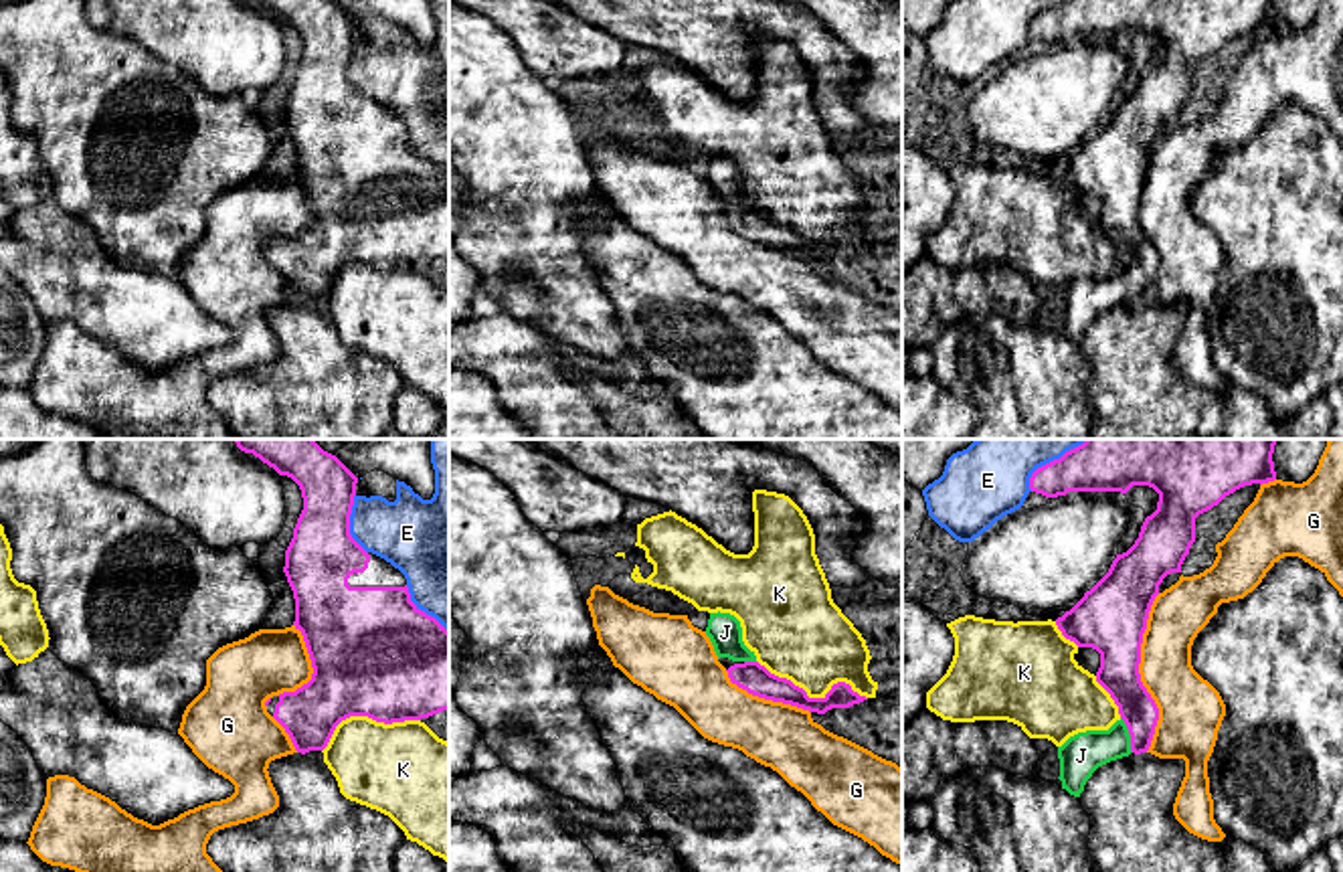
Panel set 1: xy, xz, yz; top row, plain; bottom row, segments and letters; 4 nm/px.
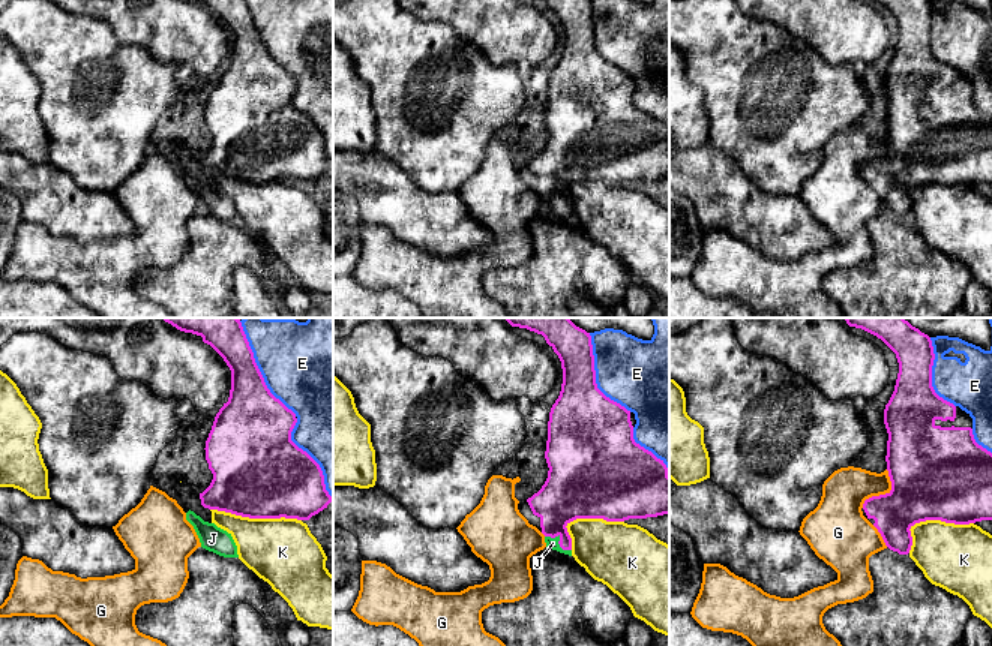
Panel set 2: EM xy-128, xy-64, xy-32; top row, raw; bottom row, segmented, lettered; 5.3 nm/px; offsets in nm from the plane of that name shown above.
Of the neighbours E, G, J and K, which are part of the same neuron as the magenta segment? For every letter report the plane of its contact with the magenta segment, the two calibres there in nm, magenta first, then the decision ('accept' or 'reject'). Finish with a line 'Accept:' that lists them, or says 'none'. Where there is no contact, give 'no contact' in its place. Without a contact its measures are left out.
E: xy | 280/280 nm | reject
G: yz | 280/240 nm | reject
J: yz | 160/170 nm | accept
K: xz | 120/360 nm | reject
Accept: J

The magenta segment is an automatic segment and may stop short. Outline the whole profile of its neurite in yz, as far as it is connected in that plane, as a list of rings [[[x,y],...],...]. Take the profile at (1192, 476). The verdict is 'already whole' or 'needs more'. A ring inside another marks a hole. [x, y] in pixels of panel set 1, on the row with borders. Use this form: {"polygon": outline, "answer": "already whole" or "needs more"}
{"polygon": [[[1086,439],[1032,473],[1029,490],[1046,498],[1068,492],[1127,494],[1133,486],[1149,486],[1159,494],[1157,510],[1145,518],[1135,544],[1116,554],[1108,573],[1056,619],[1066,639],[1100,653],[1096,682],[1110,694],[1121,714],[1108,730],[1078,732],[1058,747],[1058,779],[1070,795],[1080,797],[1098,767],[1131,753],[1149,751],[1159,708],[1141,682],[1139,664],[1143,633],[1159,585],[1167,575],[1181,573],[1181,564],[1195,542],[1195,518],[1199,514],[1244,486],[1276,479],[1274,445],[1276,439]]], "answer": "needs more"}

